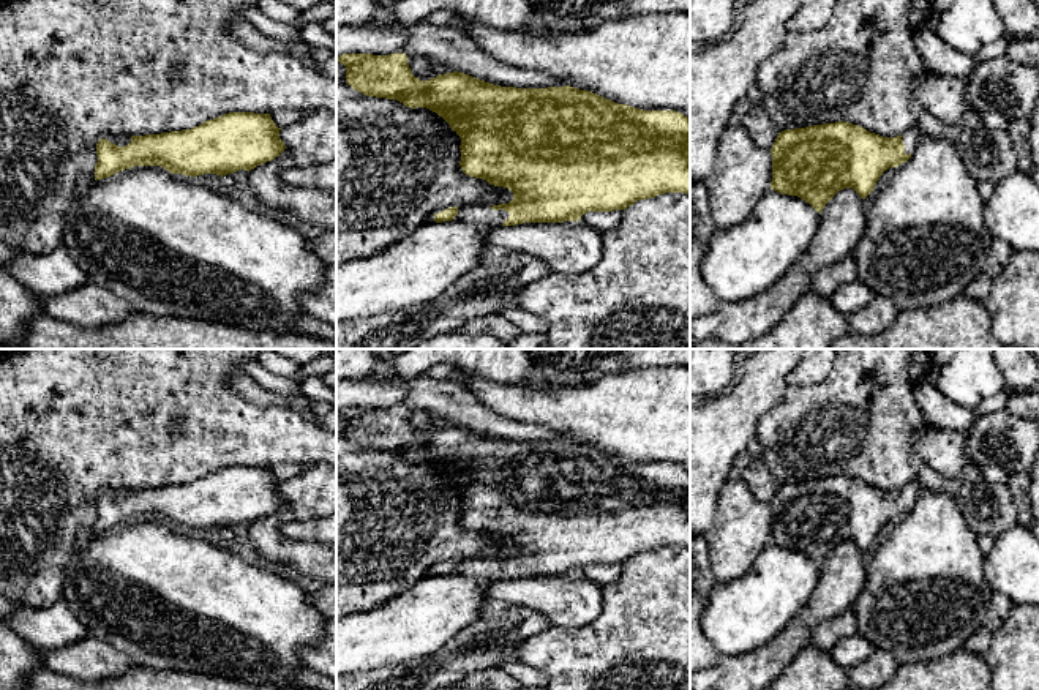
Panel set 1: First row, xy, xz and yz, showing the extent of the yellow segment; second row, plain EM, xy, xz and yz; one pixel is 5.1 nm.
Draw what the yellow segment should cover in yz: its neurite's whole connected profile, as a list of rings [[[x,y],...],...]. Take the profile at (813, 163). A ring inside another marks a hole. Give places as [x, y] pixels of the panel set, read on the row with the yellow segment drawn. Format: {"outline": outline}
{"outline": [[[848,122],[785,129],[778,133],[771,148],[771,189],[797,196],[820,213],[826,204],[845,188],[853,188],[865,199],[884,171],[900,167],[911,158],[921,136],[922,131],[919,126],[911,126],[897,137],[883,137]]]}

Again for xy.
{"outline": [[[229,112],[191,129],[145,136],[109,136],[96,144],[98,163],[95,166],[95,180],[141,166],[161,166],[171,174],[189,177],[204,174],[223,177],[242,169],[249,172],[284,152],[286,145],[279,139],[279,129],[270,114]]]}

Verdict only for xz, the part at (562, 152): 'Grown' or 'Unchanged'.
Grown

